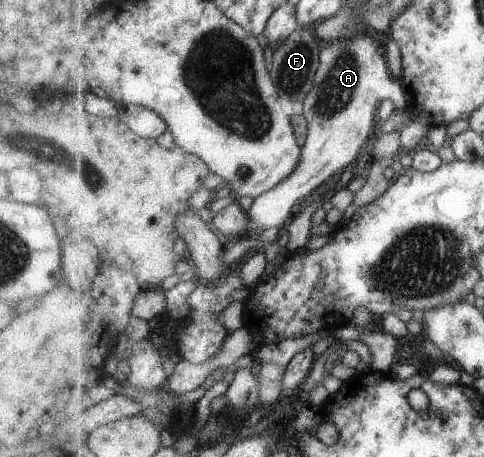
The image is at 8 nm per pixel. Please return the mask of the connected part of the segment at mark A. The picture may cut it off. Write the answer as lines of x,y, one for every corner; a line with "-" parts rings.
364,32
354,40
333,42
322,48
320,66
315,76
313,89
303,101
303,115
308,121
308,134
306,142
302,145
299,165
281,183
253,200
252,205
246,211
248,217
246,231
249,235
254,234
256,227
284,228
296,212
299,201
303,201
309,193
313,193
319,185
323,185
337,171
350,169
359,157
363,145
376,135
379,122
377,109
381,107
383,101
388,100
395,108
405,109
407,107
405,87
392,75
385,54
379,55
377,47
381,46
376,38
375,35
370,36

